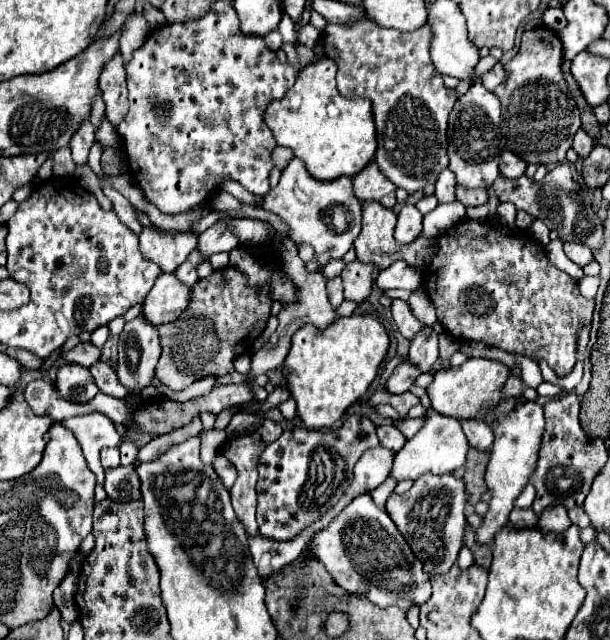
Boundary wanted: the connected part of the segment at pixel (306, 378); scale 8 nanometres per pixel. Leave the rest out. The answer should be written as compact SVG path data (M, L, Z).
M369 313L339 317L327 329L305 325L293 335L289 355L283 361L283 375L291 397L297 401L297 415L307 429L329 429L341 415L361 399L373 383L381 361L389 351L385 327Z

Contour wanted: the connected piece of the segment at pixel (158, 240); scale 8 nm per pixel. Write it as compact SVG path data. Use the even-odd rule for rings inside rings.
M143 229L139 235L143 257L153 261L161 273L173 273L197 247L195 233L159 233L157 229Z

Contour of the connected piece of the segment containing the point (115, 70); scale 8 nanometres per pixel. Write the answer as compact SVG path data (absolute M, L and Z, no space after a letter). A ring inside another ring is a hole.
M121 51L115 53L111 61L105 63L103 73L99 75L99 87L105 99L105 115L113 123L113 127L123 121L127 113L127 83L125 83L125 65Z

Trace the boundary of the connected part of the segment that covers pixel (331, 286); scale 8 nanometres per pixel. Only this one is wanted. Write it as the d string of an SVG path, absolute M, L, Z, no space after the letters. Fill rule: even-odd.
M333 277L327 281L327 291L329 291L329 299L331 305L337 309L343 303L343 281L341 277Z

